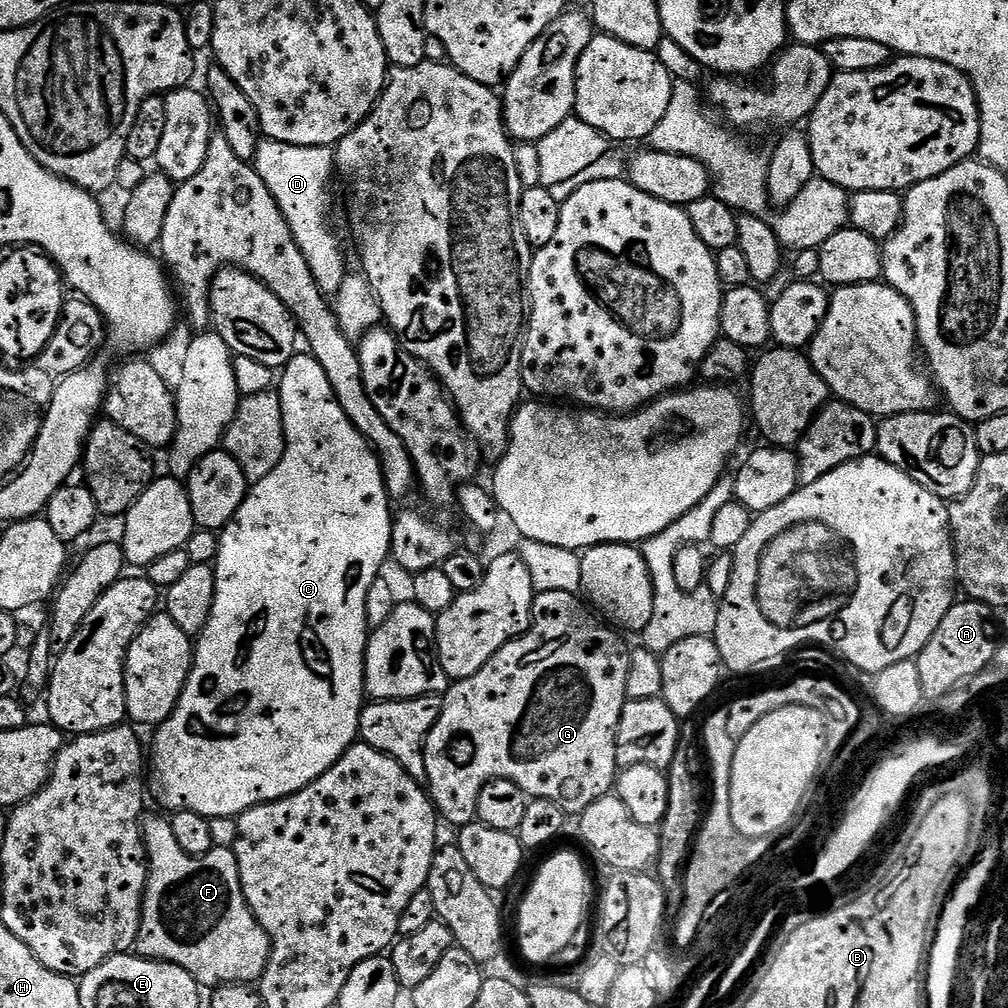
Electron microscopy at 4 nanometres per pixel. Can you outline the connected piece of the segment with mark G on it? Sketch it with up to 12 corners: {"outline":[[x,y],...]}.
{"outline":[[579,595],[443,693],[426,791],[613,791],[629,645]]}

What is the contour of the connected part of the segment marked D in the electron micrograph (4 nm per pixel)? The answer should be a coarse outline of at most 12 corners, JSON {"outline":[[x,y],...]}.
{"outline":[[265,139],[254,167],[319,288],[348,275],[327,225],[335,151]]}

